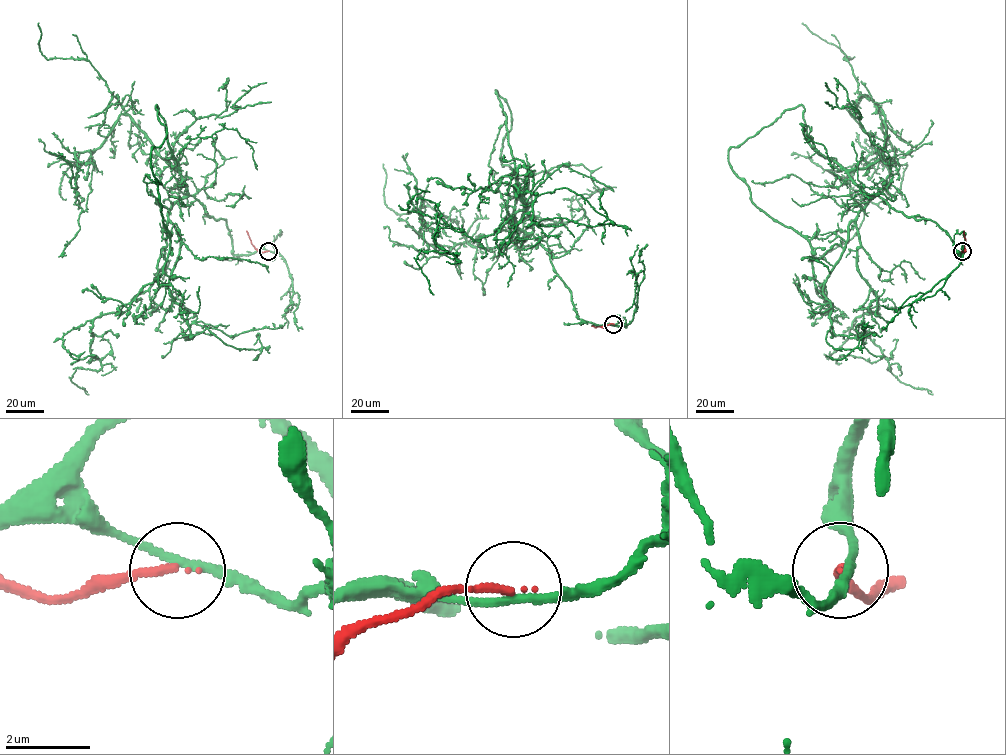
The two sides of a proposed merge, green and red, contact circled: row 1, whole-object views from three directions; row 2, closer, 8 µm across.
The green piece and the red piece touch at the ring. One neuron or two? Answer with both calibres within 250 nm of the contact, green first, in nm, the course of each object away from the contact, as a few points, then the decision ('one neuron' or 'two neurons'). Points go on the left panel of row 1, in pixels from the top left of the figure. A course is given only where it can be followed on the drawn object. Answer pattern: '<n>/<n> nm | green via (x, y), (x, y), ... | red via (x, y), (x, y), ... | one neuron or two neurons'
190/190 nm | green via (268, 251), (233, 253), (226, 221), (208, 215), (120, 114), (97, 148), (75, 154), (82, 212), (66, 255) | red via (268, 251), (257, 250), (246, 230) | two neurons

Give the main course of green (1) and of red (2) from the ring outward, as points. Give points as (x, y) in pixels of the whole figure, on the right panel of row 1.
1: (962, 251), (849, 174), (880, 159), (880, 114), (892, 149), (869, 154), (850, 181), (861, 224), (819, 255)
2: (962, 251), (965, 240), (963, 230)

